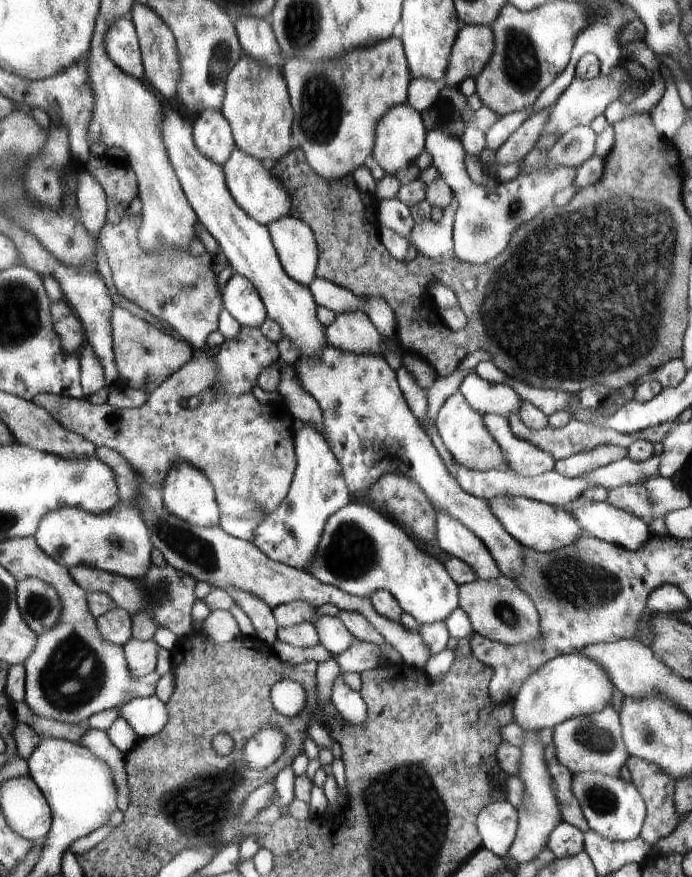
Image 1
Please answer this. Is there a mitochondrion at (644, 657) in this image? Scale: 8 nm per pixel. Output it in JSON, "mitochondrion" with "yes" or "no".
{"mitochondrion":"no"}

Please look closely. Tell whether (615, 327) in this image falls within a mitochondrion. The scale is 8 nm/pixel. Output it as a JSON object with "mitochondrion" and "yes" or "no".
{"mitochondrion":"yes"}

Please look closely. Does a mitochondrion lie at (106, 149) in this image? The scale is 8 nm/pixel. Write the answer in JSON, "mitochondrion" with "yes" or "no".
{"mitochondrion":"no"}

